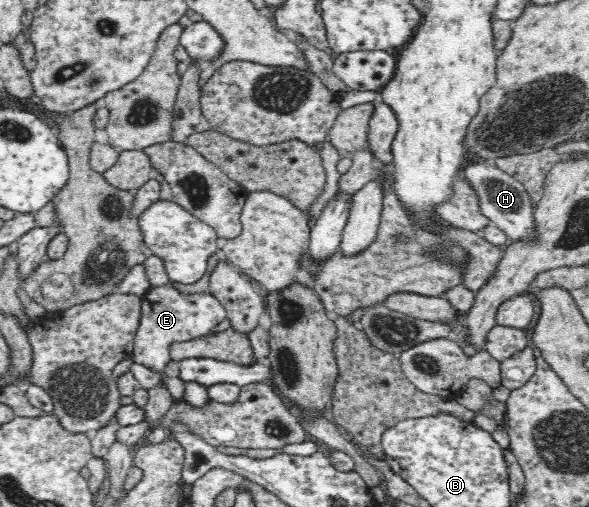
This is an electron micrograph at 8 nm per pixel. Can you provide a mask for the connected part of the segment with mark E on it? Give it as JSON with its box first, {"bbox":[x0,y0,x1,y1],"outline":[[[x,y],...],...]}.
{"bbox":[130,281,225,377],"outline":[[[171,281],[159,287],[151,287],[141,302],[140,325],[134,337],[134,348],[130,358],[163,377],[166,365],[172,360],[169,351],[171,341],[189,341],[207,335],[225,318],[225,308],[211,293],[185,295],[173,288]]]}

